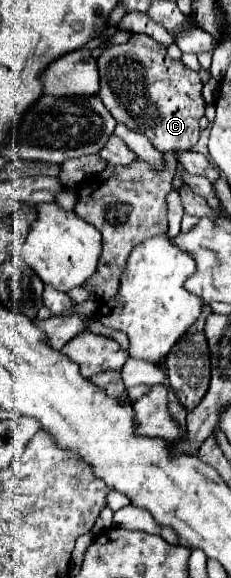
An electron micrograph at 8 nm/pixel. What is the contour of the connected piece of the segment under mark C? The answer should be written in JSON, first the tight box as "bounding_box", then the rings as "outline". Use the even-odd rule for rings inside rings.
{"bounding_box":[98,35,204,151],"outline":[[[132,35],[128,43],[106,47],[98,59],[100,99],[118,123],[146,135],[152,145],[166,151],[188,151],[198,141],[198,121],[204,117],[200,75],[170,59],[166,49],[148,35]]]}

